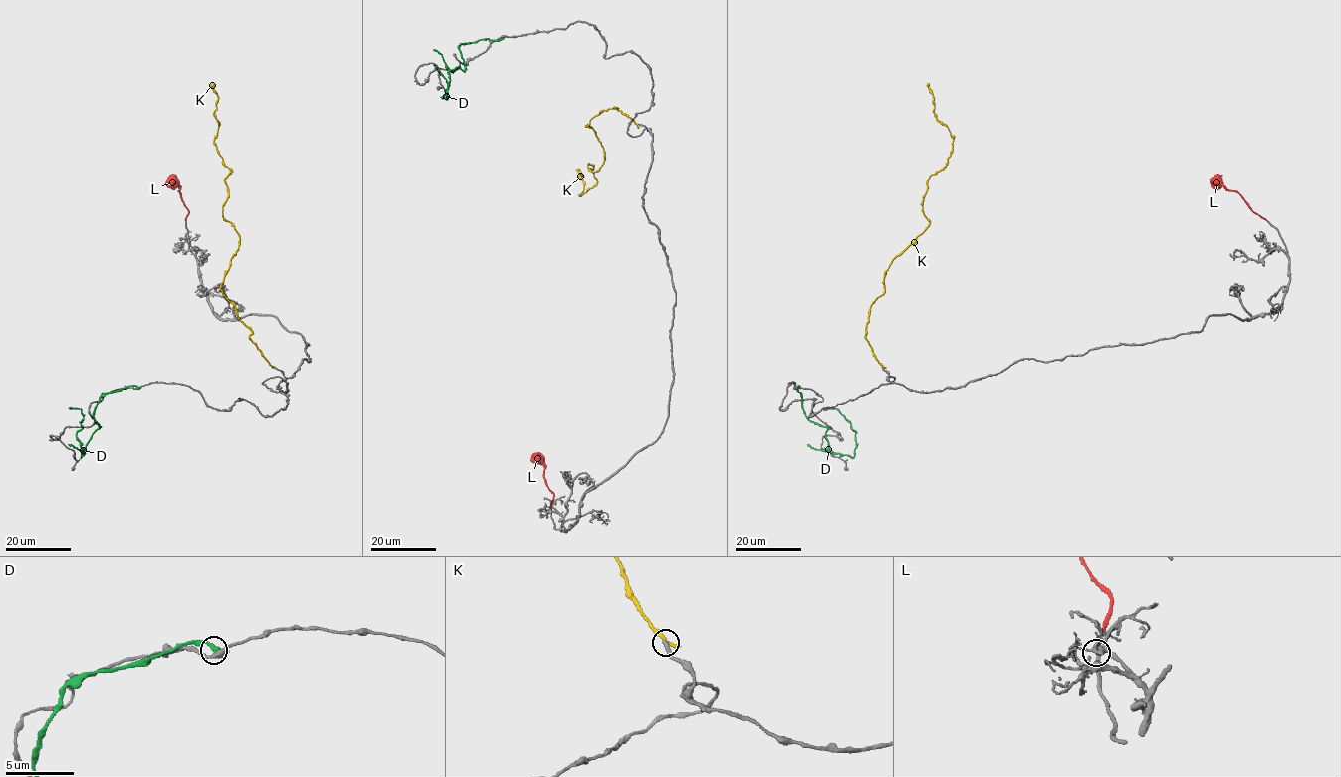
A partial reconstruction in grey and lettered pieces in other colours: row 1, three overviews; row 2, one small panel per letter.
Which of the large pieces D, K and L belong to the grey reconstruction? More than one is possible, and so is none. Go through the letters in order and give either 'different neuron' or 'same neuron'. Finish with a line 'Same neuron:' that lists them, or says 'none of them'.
D: different neuron
K: different neuron
L: different neuron
Same neuron: none of them

